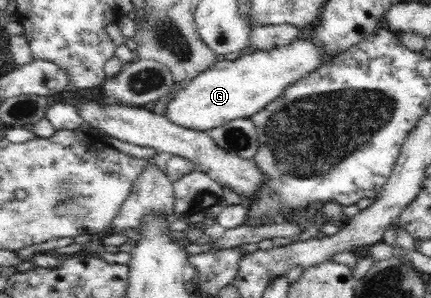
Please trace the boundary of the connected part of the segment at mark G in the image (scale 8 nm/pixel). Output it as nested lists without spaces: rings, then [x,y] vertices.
[[[307,32],[272,50],[255,50],[235,60],[218,61],[187,81],[184,89],[175,94],[167,105],[165,116],[181,127],[197,131],[211,131],[231,120],[249,118],[278,99],[286,87],[313,73],[319,65],[332,58],[323,54],[313,42]]]

